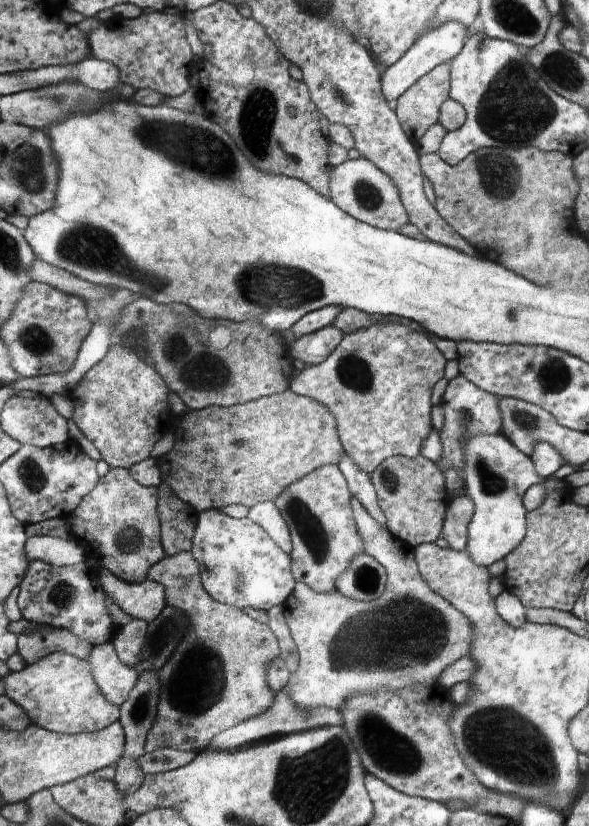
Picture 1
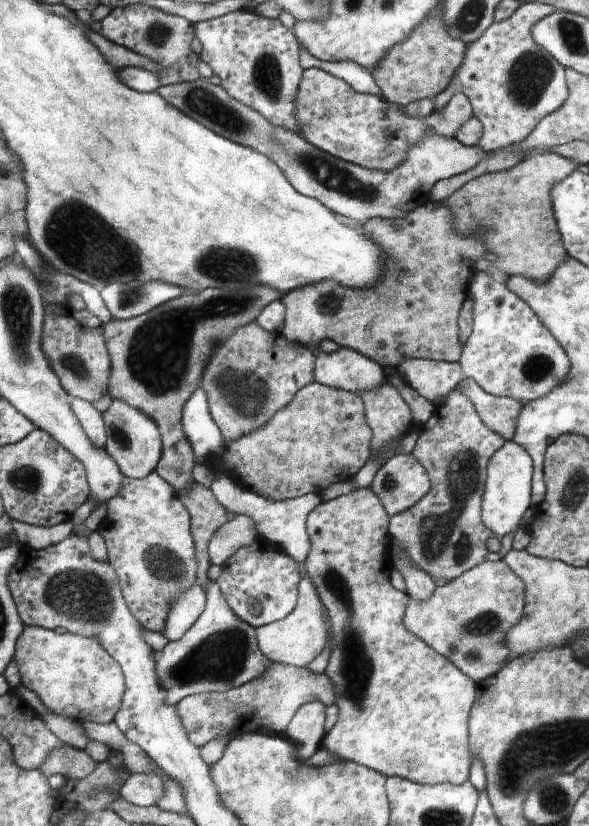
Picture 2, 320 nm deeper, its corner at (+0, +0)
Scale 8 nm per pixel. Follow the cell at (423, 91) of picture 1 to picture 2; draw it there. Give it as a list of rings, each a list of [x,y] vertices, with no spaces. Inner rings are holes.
[[[436,8],[424,24],[417,26],[412,36],[402,44],[394,45],[380,65],[371,70],[372,78],[386,100],[403,107],[410,102],[436,96],[448,86],[451,78],[463,65],[467,46],[462,40],[448,34],[440,12],[441,8]]]

